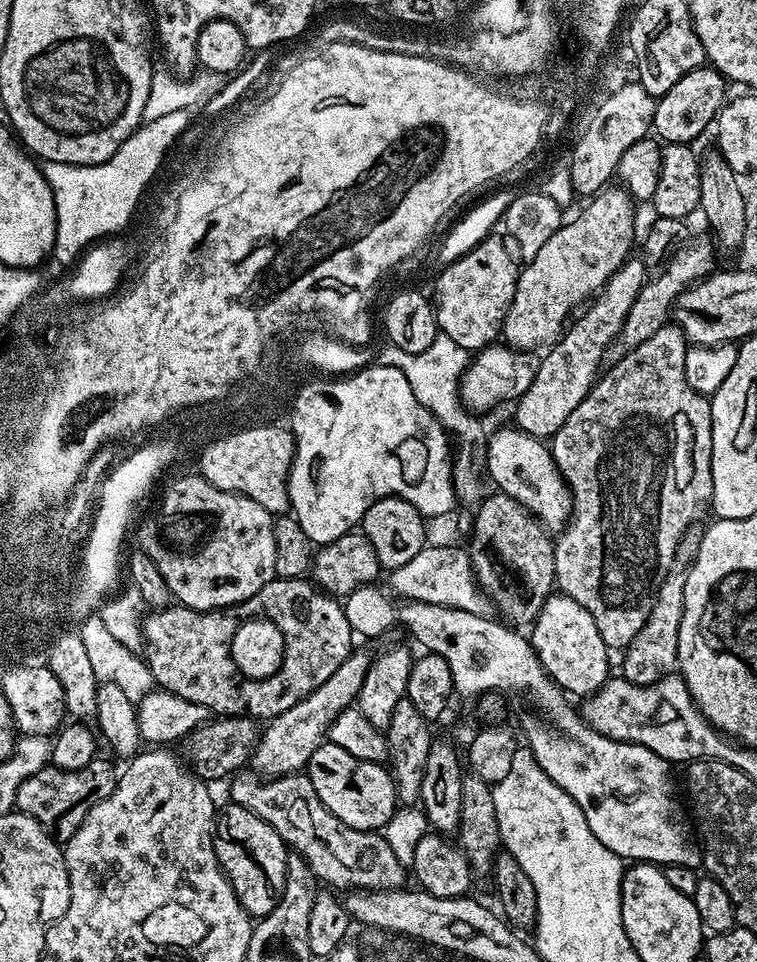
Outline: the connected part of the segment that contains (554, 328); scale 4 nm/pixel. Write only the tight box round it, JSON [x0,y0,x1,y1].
[502,186,636,353]

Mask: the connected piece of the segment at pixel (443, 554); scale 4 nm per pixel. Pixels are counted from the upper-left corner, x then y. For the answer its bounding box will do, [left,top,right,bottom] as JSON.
[390,544,494,616]

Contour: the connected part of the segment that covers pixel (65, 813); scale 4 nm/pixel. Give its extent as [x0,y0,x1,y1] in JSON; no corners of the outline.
[16,758,118,842]

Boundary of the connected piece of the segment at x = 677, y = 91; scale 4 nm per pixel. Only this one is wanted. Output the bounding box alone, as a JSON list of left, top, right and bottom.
[652,66,726,144]

